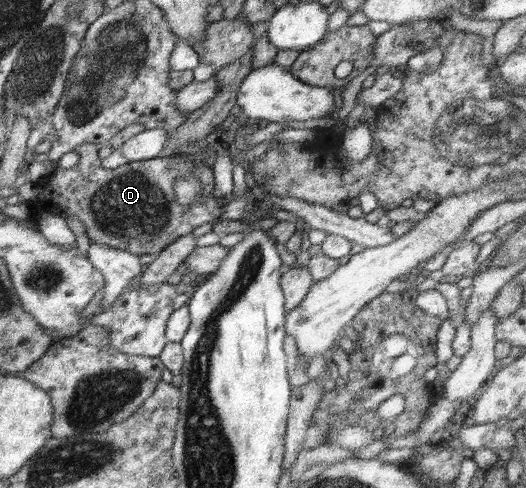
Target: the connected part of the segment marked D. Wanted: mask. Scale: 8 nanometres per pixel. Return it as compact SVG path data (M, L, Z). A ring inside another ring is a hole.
M91 142L77 146L75 152L79 154L79 161L75 166L57 167L54 173L37 182L39 198L29 203L35 216L30 220L37 222L38 212L45 211L65 219L71 215L83 222L91 242L141 257L141 254L156 256L197 226L220 219L222 207L215 200L214 174L206 161L198 161L194 154L187 158L173 154L171 158L166 155L146 161L129 161L118 169L107 169L101 166L100 147ZM181 178L197 178L201 182L201 196L189 205L181 205L173 197L173 184Z

